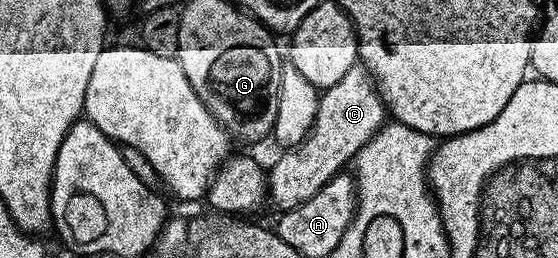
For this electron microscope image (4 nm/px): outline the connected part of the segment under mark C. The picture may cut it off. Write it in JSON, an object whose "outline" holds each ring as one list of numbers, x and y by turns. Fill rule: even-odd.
{"outline":[[361,65,347,69,339,85,331,85,321,91,319,113,308,137,298,147,282,150,273,168,268,168,268,202,273,202,278,207,277,211,282,213,311,201,325,185,352,164,359,149,371,141,373,134,386,121,385,103,377,92,373,76]]}

